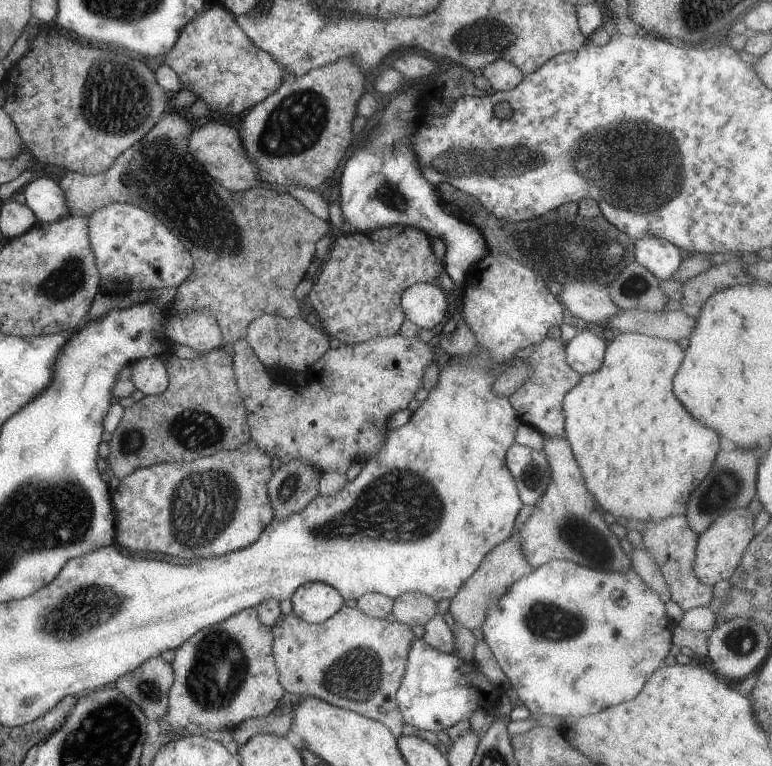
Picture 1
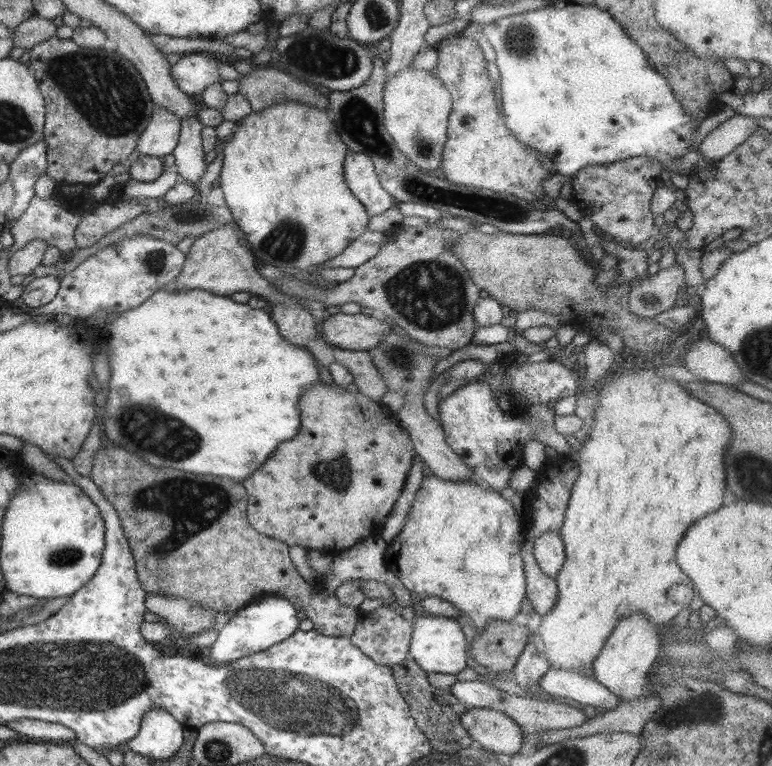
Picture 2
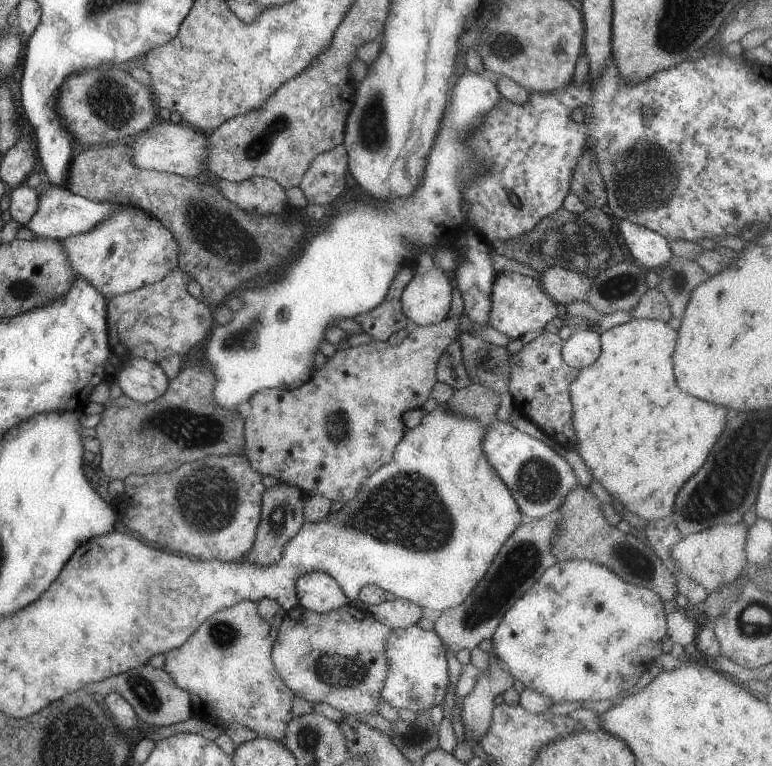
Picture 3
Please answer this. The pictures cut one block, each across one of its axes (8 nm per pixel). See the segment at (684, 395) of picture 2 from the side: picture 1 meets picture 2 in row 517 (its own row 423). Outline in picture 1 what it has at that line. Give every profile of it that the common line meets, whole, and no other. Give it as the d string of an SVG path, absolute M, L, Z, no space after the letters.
M620 333L613 340L606 341L601 368L598 368L597 372L580 376L579 382L567 394L563 395L562 411L565 419L565 438L581 471L581 476L583 476L585 490L593 496L596 506L601 506L603 510L609 510L613 516L621 516L621 518L627 518L627 520L637 520L637 512L639 512L641 522L647 522L647 520L658 521L665 520L665 518L670 516L684 515L687 512L689 495L695 490L697 484L702 483L702 480L707 476L707 472L711 470L713 458L715 458L715 454L719 450L719 436L711 428L705 428L699 420L693 420L693 416L689 416L689 412L685 412L683 404L673 396L673 390L671 390L672 378L675 376L683 357L684 350L681 349L681 346L676 341L648 337L639 333Z

